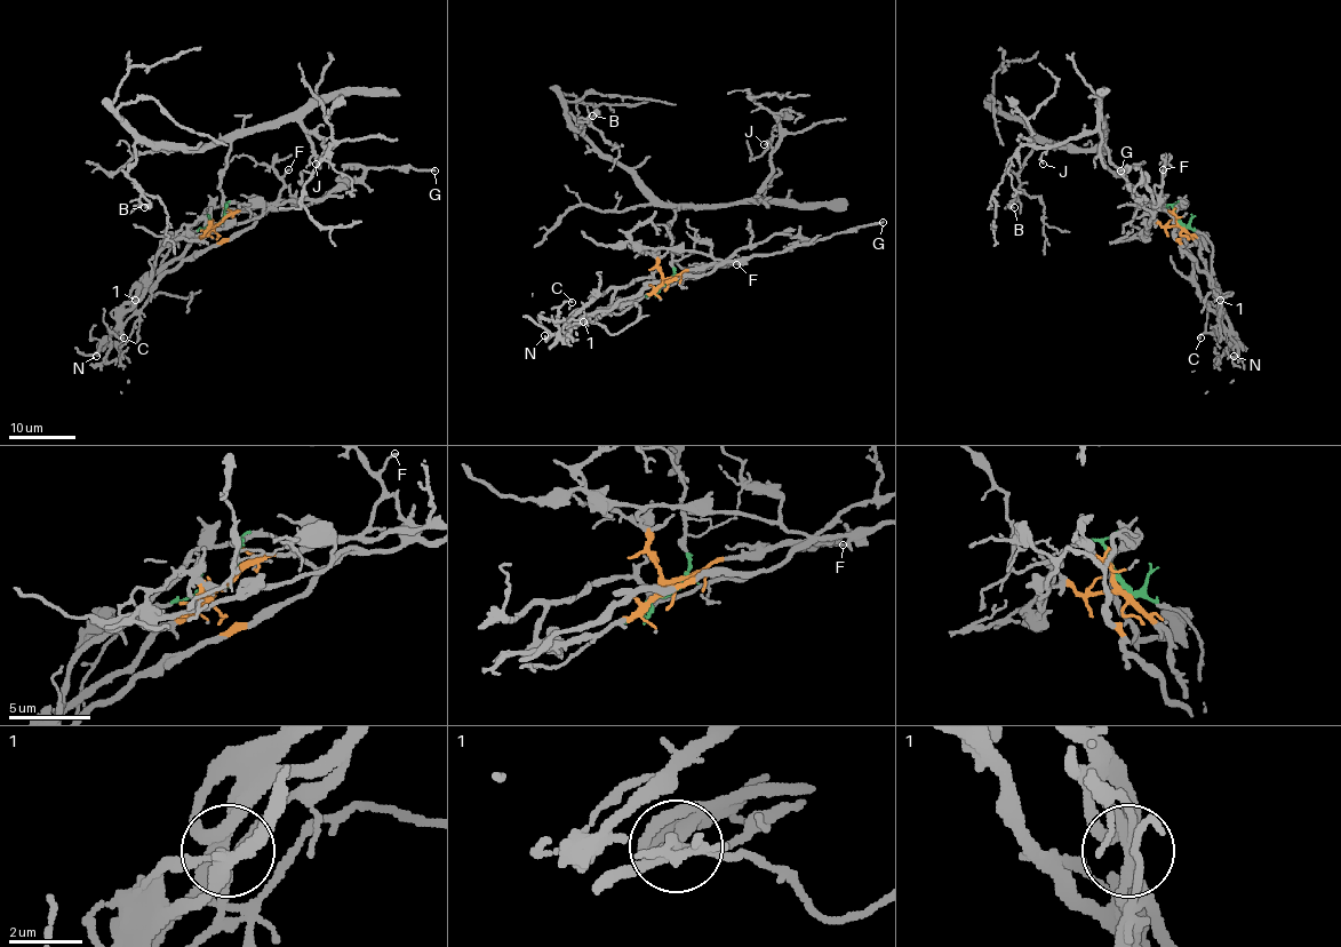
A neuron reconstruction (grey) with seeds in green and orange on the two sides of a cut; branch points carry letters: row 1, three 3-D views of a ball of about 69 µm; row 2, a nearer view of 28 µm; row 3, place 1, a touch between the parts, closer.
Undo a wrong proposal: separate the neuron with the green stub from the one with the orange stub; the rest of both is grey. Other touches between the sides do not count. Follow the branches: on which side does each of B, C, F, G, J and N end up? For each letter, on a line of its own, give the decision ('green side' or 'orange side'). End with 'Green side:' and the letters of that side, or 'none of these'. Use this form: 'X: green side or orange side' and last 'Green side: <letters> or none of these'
B: green side
C: orange side
F: orange side
G: orange side
J: green side
N: orange side
Green side: B, J

